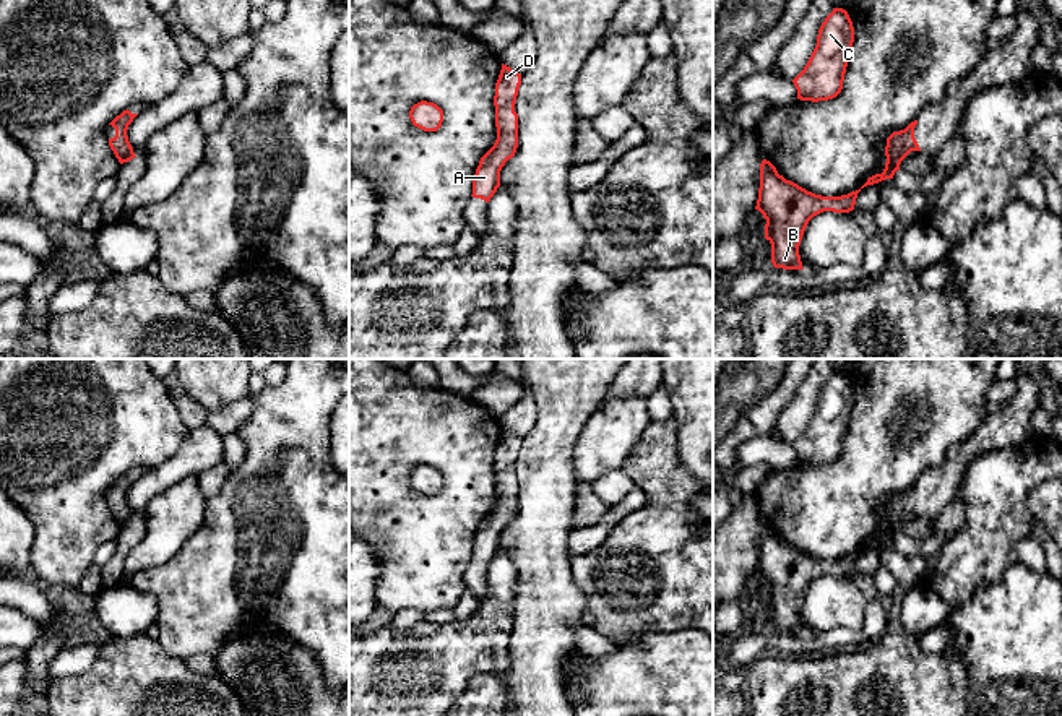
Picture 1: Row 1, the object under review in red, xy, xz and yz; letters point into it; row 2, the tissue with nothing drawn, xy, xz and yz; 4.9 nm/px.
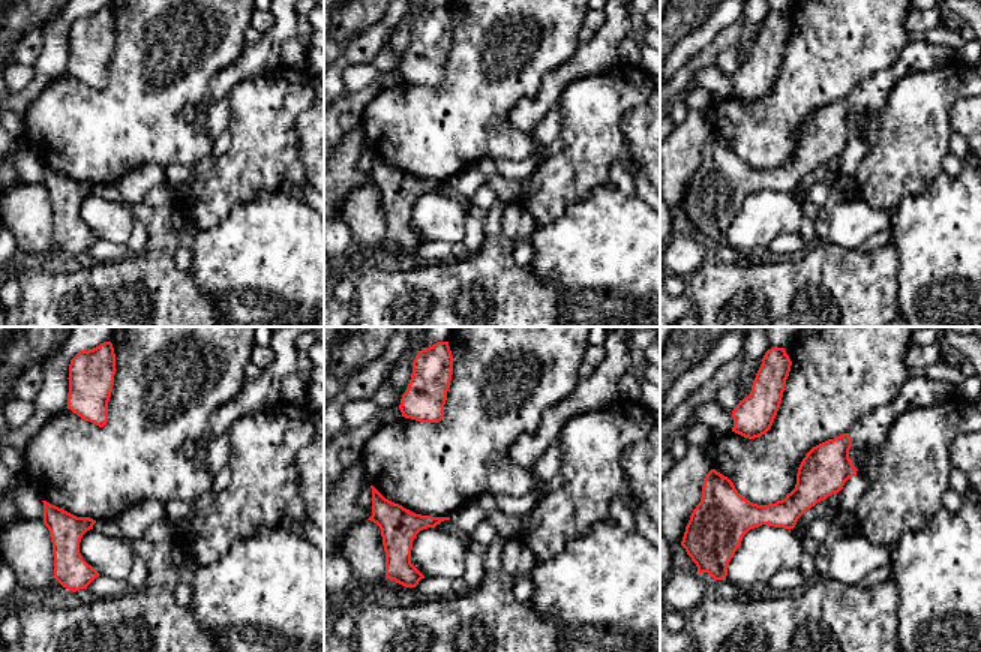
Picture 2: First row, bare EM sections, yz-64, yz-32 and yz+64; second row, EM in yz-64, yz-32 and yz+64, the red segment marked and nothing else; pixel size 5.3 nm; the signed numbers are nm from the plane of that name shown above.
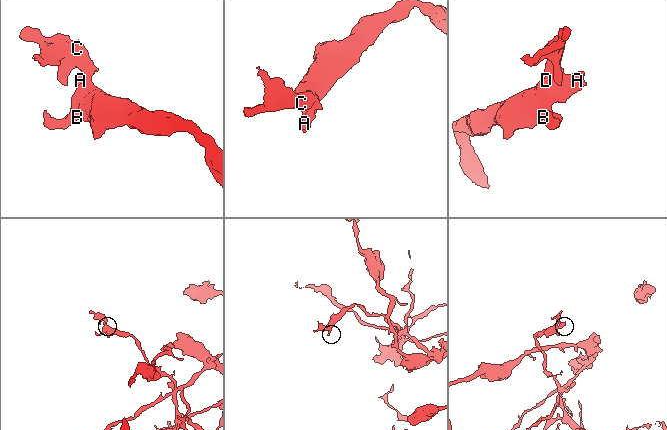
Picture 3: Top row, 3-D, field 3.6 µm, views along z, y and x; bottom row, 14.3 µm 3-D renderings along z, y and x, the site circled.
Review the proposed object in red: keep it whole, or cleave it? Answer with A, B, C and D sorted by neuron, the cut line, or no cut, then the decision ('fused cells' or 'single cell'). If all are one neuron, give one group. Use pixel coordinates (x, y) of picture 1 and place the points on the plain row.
groups A B C D; cut none; single cell

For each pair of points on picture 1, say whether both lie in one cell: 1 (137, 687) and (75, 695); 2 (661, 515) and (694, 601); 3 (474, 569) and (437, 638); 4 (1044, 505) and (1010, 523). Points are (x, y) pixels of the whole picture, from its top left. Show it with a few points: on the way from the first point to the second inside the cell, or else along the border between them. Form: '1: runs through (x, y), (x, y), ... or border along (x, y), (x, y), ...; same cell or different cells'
1: runs through (122, 695), (90, 695); same cell
2: runs through (668, 536), (668, 560), (687, 580); same cell
3: border along (486, 595), (471, 614), (457, 621); different cells
4: border along (1044, 479), (1028, 499), (1028, 510), (1035, 517); different cells

